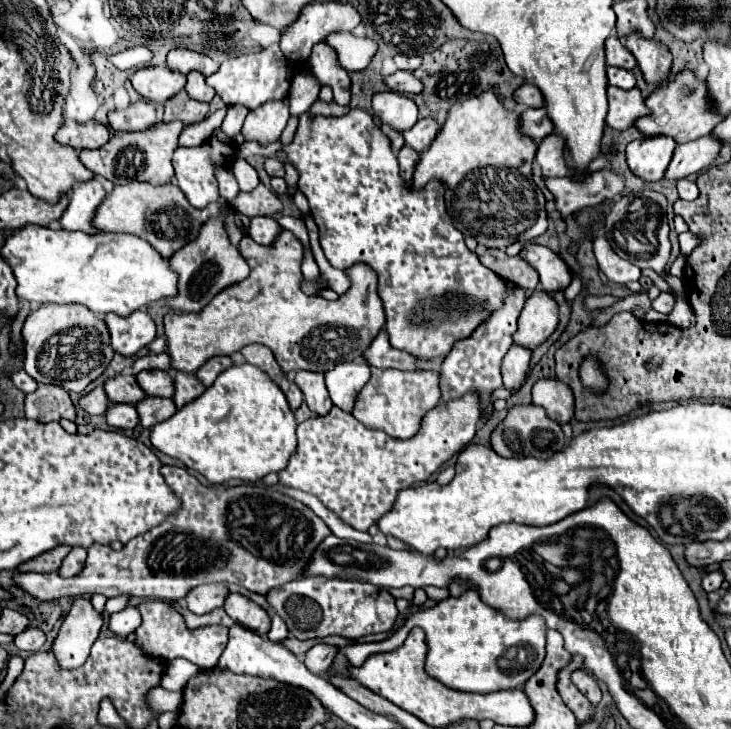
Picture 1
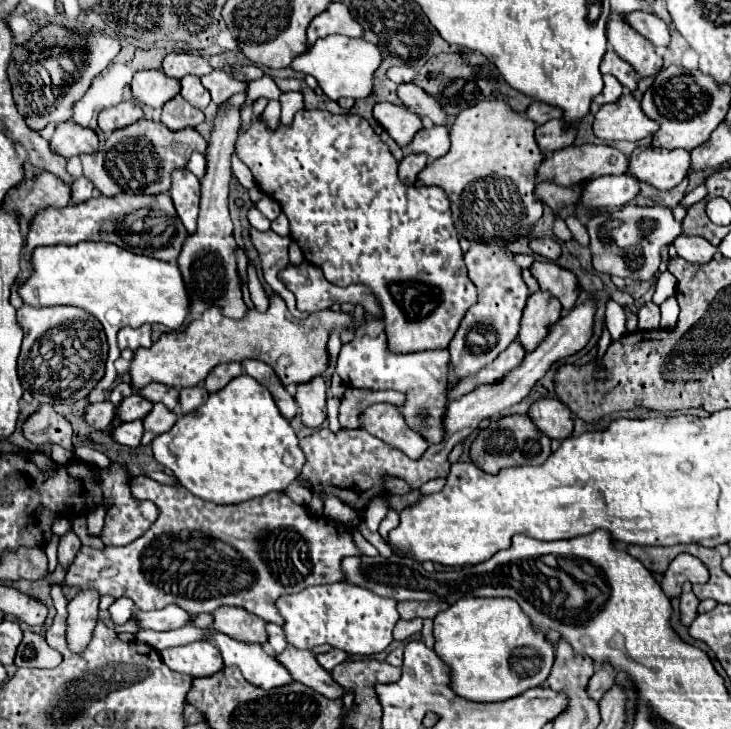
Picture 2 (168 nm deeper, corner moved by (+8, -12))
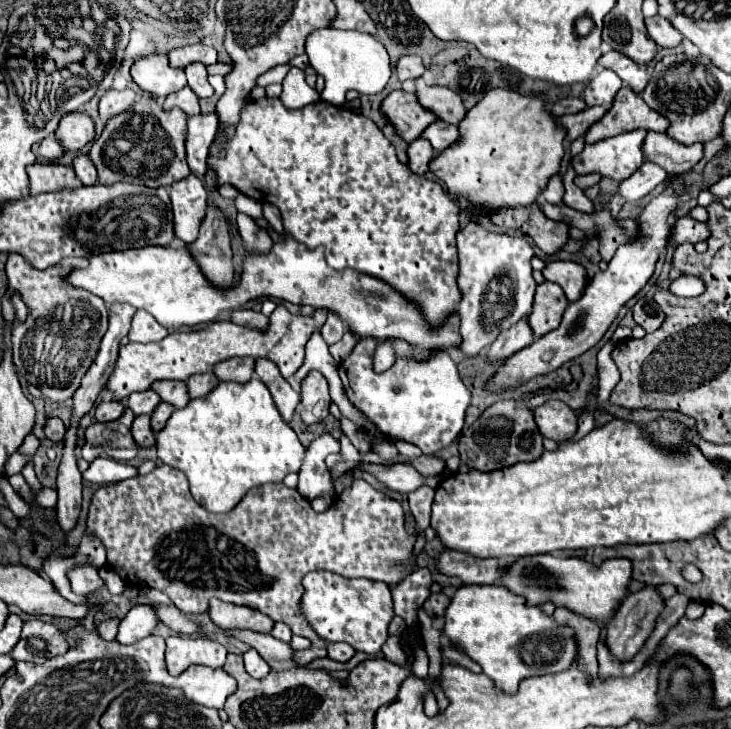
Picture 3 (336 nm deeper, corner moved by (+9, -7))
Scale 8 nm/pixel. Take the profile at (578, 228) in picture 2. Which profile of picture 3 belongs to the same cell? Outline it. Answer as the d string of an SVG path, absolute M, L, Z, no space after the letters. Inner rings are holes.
M558 175L550 177L550 181L548 181L546 189L542 191L542 195L552 205L564 205L564 185L562 185L562 179Z

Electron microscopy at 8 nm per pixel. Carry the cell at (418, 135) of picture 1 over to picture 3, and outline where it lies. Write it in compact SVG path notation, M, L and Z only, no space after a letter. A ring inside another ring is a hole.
M438 119L438 121L430 123L430 125L424 129L422 137L432 143L432 147L434 147L436 153L440 153L440 151L444 151L446 147L450 147L460 135L458 135L458 127L456 127L456 125L450 125L450 123L444 123L444 121Z

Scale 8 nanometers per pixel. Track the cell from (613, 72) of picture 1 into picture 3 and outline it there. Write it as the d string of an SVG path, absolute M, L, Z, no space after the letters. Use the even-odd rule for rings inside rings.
M602 69L584 89L582 97L586 101L586 105L602 105L602 107L610 107L614 101L616 91L622 87L622 81L616 73L612 73L610 69Z

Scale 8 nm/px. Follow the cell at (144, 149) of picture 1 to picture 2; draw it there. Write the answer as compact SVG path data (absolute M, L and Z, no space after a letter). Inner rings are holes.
M141 118L135 124L129 124L125 128L115 130L95 154L83 154L81 162L83 162L83 174L105 196L115 196L119 192L127 192L127 194L161 194L161 192L167 192L171 188L171 172L177 170L177 168L185 168L185 164L187 164L193 150L205 154L205 148L207 148L207 142L195 128L183 128L183 130L173 132L163 122L153 122L153 120Z

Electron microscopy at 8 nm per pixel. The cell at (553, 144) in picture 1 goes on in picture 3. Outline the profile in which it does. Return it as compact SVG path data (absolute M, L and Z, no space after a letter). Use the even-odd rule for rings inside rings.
M636 129L610 139L586 145L582 153L572 157L572 167L576 175L600 173L602 177L622 181L632 175L642 163L642 141L648 131Z

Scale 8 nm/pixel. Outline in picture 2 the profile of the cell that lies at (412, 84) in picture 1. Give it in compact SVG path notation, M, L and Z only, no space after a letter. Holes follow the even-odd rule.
M401 84L397 90L397 96L415 114L427 116L435 124L447 124L447 112L443 110L443 106L417 84Z

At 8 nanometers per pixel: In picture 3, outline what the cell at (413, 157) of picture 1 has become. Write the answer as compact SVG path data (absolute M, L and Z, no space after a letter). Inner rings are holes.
M418 137L410 147L408 147L408 169L412 173L418 173L418 175L424 175L428 171L428 161L434 157L434 149L432 145Z

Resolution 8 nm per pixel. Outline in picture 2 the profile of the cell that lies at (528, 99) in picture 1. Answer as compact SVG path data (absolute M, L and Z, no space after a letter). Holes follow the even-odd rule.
M533 102L527 110L527 118L535 120L535 124L545 124L547 120L561 118L561 116L563 116L561 108L555 108L555 106L545 104L545 102Z

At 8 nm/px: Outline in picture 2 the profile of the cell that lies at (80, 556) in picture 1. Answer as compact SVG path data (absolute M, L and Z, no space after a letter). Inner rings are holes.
M73 528L65 534L65 536L61 536L61 540L59 540L59 564L61 566L69 566L73 560L75 560L75 554L77 554L77 548L81 546L81 540L79 540L79 536L73 532Z

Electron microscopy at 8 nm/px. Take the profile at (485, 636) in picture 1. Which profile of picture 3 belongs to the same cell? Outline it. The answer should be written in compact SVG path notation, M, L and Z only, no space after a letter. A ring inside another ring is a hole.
M462 585L444 613L444 635L482 667L498 691L508 695L518 691L522 679L560 673L576 659L574 631L558 625L540 607L528 607L524 597L504 591L502 585Z

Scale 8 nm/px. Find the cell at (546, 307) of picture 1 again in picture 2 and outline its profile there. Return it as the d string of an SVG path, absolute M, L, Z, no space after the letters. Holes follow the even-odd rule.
M537 290L529 296L519 330L519 340L527 348L527 352L533 352L537 344L547 336L549 328L561 318L561 310L561 302L549 292Z

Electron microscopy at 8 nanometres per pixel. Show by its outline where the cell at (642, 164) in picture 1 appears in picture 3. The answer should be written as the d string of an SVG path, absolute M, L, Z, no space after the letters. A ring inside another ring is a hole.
M650 131L646 135L642 151L646 161L660 165L668 175L686 173L702 159L702 143L686 147L656 131Z

